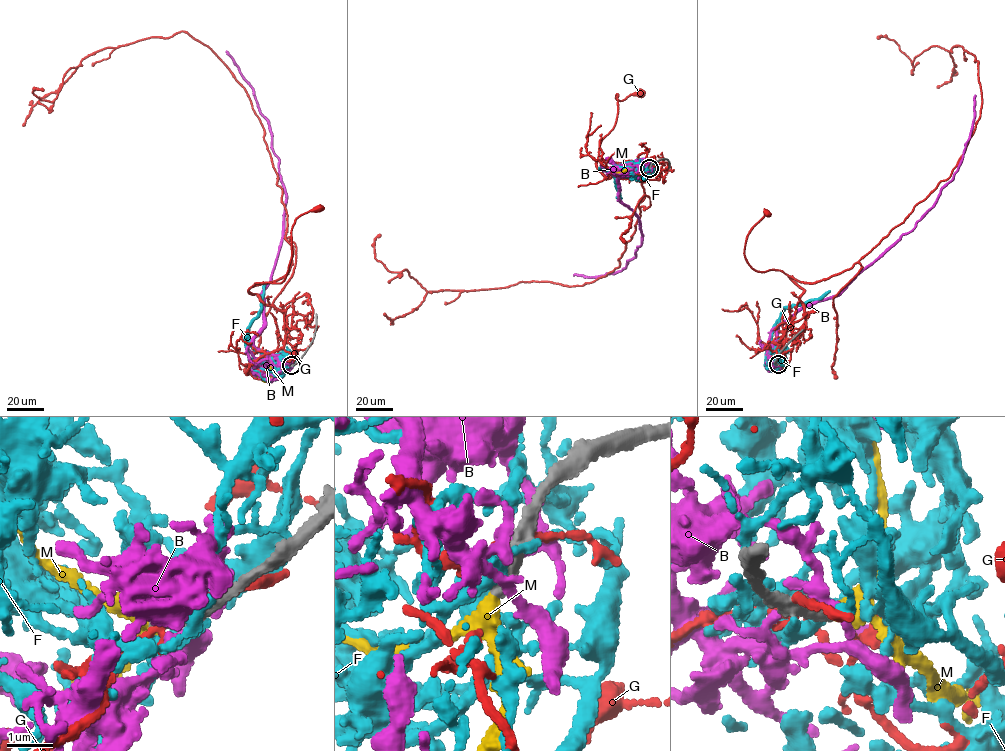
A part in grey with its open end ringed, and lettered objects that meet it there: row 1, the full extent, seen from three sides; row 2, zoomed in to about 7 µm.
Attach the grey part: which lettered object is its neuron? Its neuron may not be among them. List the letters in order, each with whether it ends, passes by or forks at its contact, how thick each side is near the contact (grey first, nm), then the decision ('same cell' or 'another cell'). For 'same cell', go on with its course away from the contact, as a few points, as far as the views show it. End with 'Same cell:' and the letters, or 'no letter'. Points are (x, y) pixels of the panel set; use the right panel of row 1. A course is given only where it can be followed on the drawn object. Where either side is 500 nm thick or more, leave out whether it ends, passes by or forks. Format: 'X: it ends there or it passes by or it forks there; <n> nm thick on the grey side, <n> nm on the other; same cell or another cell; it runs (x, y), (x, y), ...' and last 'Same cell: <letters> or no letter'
B: it passes by; 480 nm thick on the grey side, 180 nm on the other; another cell
F: it passes by; 440 nm thick on the grey side, 280 nm on the other; another cell
G: 500 nm thick on the grey side, 160 nm on the other; another cell
M: it passes by; 380 nm thick on the grey side, 280 nm on the other; same cell; it runs (778, 364), (780, 360), (776, 349), (768, 356), (768, 369), (771, 359)
Same cell: M

